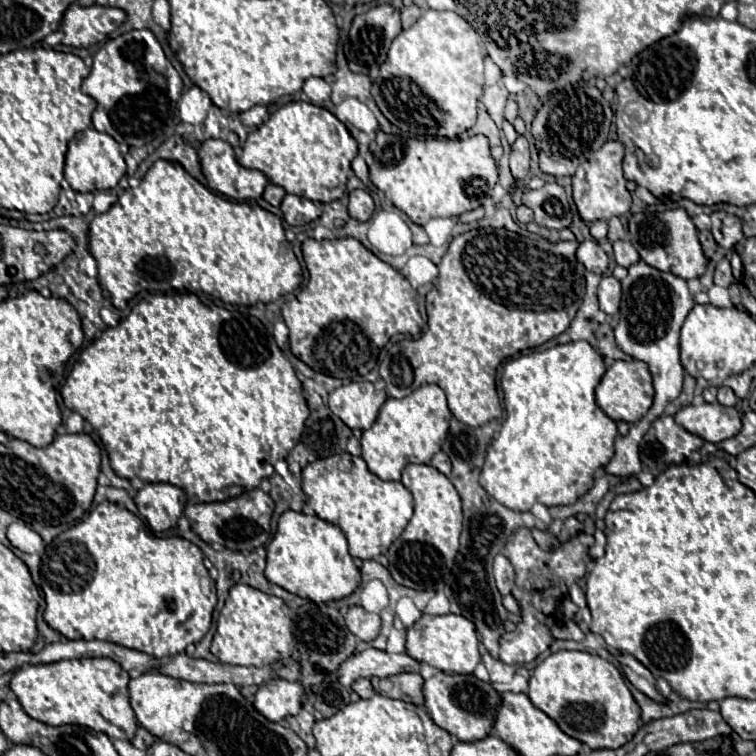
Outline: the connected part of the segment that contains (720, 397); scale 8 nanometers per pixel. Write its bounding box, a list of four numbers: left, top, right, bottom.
[717,387,737,407]

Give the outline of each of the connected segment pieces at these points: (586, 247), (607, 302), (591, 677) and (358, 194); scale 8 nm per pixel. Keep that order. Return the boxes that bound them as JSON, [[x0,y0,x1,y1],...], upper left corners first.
[[577,241,609,273],[599,275,621,315],[529,651,641,749],[349,189,373,221]]

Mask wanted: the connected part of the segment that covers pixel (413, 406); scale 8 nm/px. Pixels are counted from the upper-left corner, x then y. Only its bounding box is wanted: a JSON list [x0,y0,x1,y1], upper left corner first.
[361,385,451,481]

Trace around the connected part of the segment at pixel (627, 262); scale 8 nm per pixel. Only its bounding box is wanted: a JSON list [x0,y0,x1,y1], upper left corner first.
[613,241,639,267]

